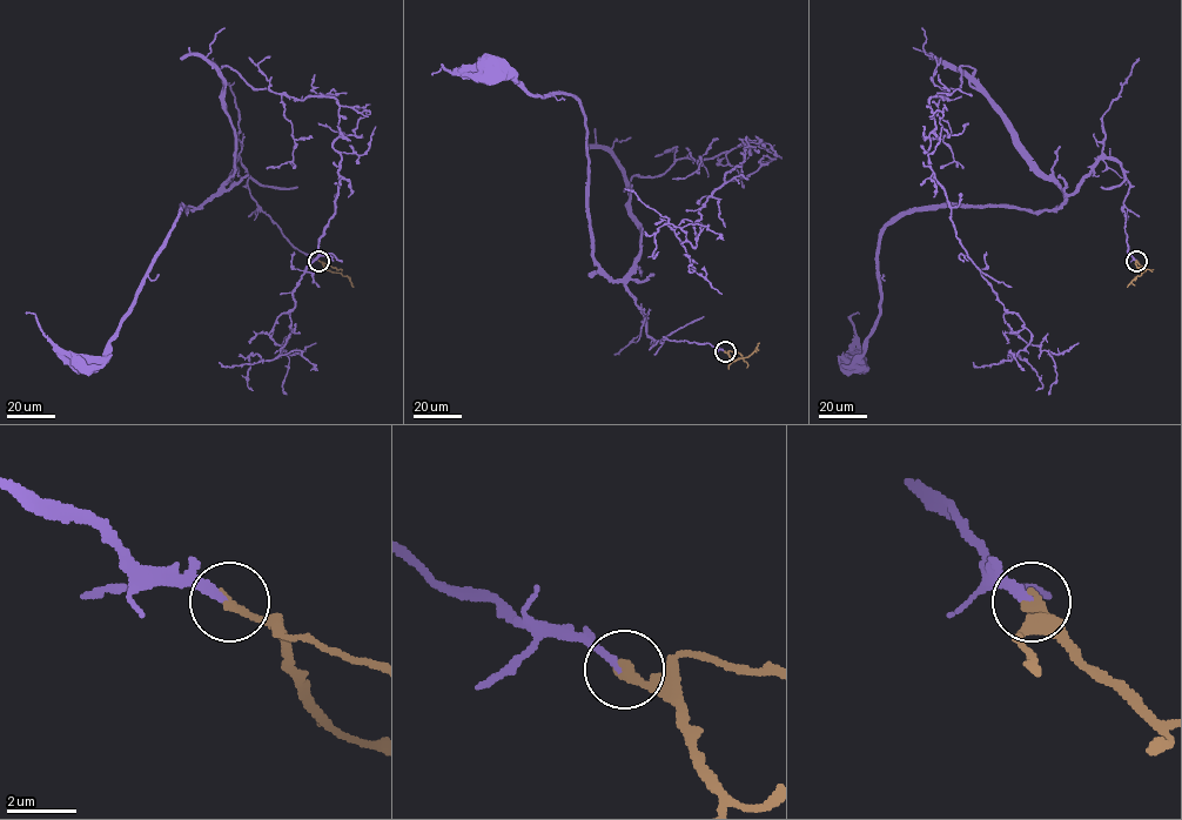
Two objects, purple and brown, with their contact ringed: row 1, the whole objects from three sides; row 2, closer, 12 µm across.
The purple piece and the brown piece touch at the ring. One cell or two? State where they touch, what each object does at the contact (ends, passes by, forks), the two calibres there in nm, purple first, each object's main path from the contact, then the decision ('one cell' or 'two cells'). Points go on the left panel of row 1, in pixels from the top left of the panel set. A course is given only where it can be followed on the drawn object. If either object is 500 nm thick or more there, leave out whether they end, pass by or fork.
at (318, 261); purple ends there; brown ends there; 200 nm thick on the purple side, 260 nm on the other; purple runs (318, 261), (297, 249), (261, 209), (239, 158), (221, 193), (200, 208), (182, 207), (109, 349), (86, 365); brown runs (318, 261), (327, 269), (347, 276), (354, 287); one cell

